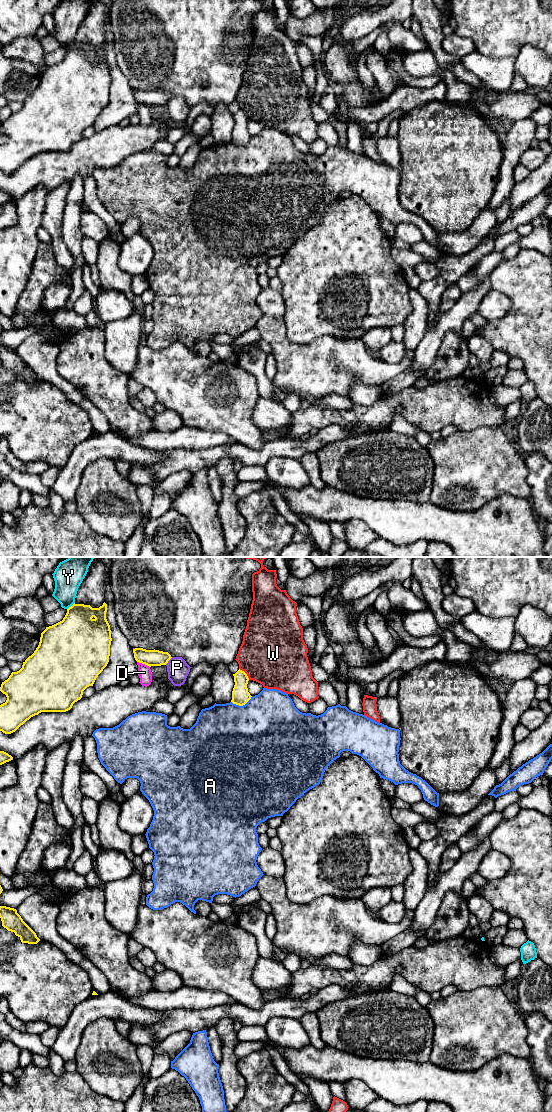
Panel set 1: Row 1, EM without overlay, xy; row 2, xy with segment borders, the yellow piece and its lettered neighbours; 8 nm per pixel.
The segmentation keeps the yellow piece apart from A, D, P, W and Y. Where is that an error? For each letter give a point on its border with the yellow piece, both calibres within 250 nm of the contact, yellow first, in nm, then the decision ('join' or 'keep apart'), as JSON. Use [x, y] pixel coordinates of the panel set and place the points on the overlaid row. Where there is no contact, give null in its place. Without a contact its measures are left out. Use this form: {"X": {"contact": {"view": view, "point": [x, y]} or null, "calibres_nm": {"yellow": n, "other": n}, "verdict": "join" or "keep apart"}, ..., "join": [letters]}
{"A": {"contact": {"view": "xy", "point": [241, 705]}, "calibres_nm": {"yellow": 140, "other": 500}, "verdict": "keep apart"}, "D": {"contact": {"view": "xy", "point": [143, 663]}, "calibres_nm": {"yellow": 130, "other": 110}, "verdict": "keep apart"}, "P": {"contact": {"view": "xy", "point": [168, 660]}, "calibres_nm": {"yellow": 130, "other": 170}, "verdict": "keep apart"}, "W": {"contact": {"view": "xy", "point": [245, 673]}, "calibres_nm": {"yellow": 140, "other": 480}, "verdict": "keep apart"}, "Y": {"contact": {"view": "xy", "point": [71, 606]}, "calibres_nm": {"yellow": 360, "other": 240}, "verdict": "keep apart"}, "join": []}

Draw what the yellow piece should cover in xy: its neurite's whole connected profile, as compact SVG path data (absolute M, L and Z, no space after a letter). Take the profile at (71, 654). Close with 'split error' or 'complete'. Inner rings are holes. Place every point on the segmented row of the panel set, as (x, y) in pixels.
M105 602L99 608L74 603L67 609L62 621L46 627L41 633L39 645L34 653L23 662L19 671L12 672L1 684L0 691L6 695L7 700L0 705L0 731L11 734L41 712L66 712L82 698L83 691L87 687L93 686L96 678L109 662L112 638L106 612Z; complete

